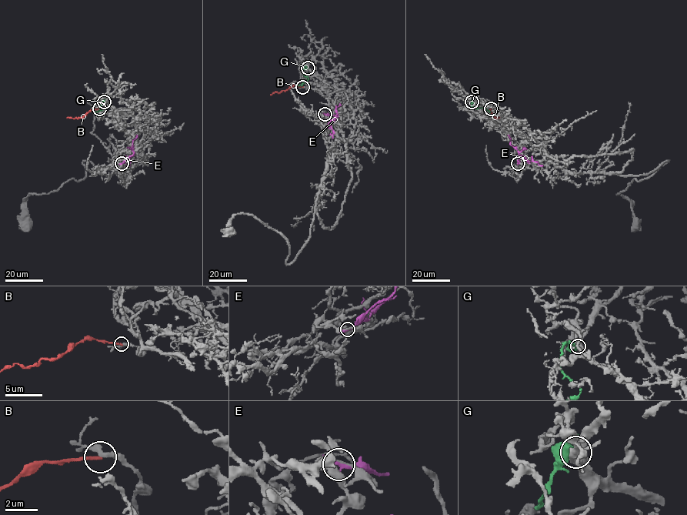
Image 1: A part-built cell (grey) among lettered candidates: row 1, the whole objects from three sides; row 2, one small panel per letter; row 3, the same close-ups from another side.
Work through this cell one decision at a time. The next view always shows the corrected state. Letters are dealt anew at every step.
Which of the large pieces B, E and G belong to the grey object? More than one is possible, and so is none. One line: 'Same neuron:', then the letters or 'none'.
Same neuron: none

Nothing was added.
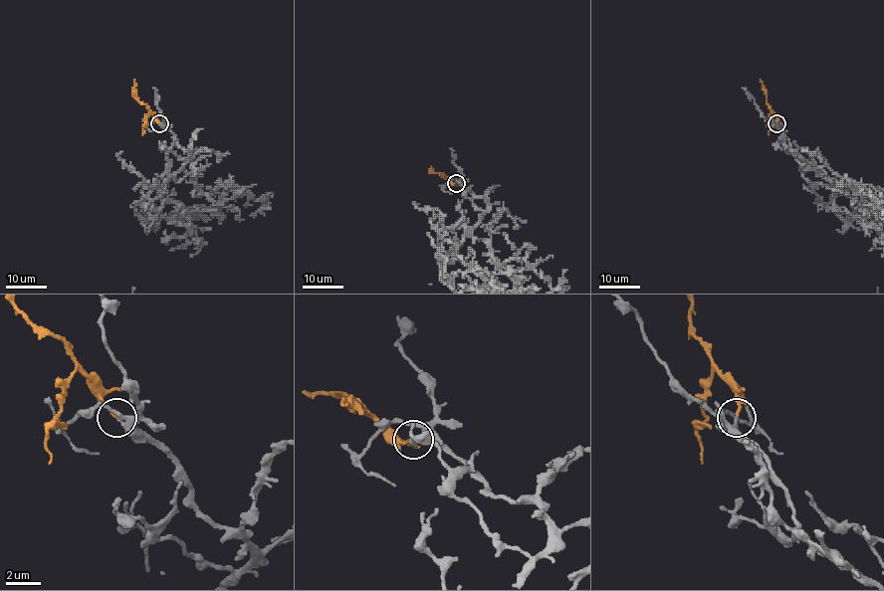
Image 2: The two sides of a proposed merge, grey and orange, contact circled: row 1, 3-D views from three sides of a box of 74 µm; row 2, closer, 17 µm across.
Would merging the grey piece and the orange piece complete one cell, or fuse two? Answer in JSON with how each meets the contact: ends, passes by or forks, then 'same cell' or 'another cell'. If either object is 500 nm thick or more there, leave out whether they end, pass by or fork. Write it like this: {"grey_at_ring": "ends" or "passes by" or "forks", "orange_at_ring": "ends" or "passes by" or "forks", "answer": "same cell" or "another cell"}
{"grey_at_ring": "ends", "orange_at_ring": "ends", "answer": "same cell"}

